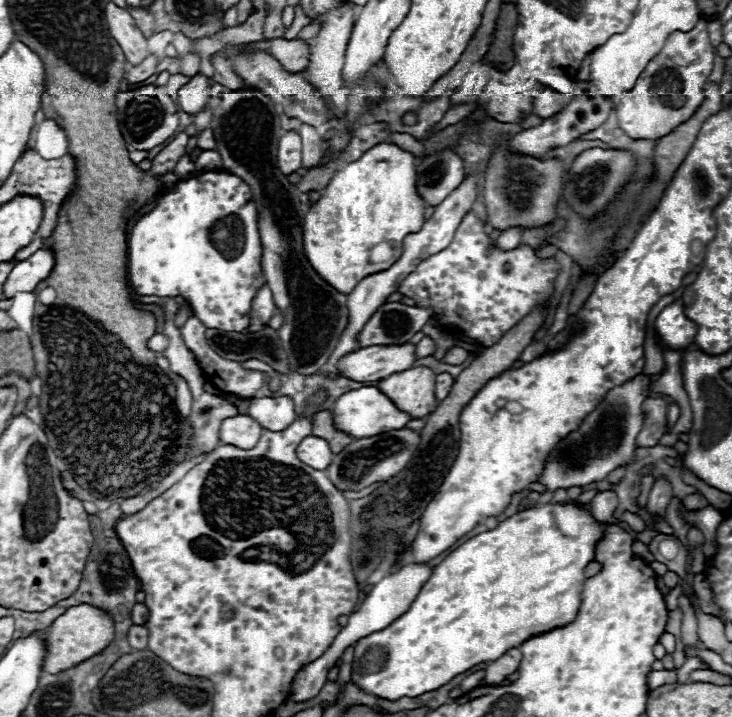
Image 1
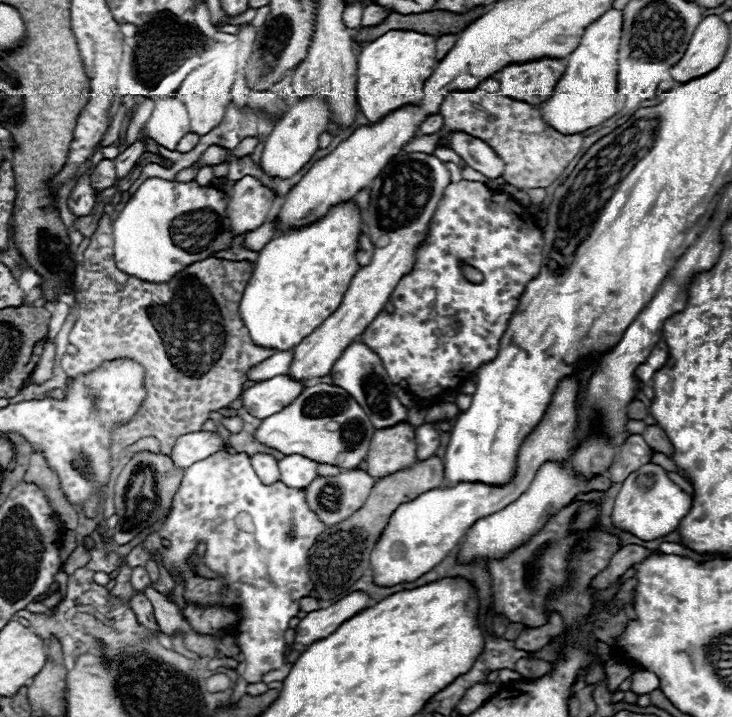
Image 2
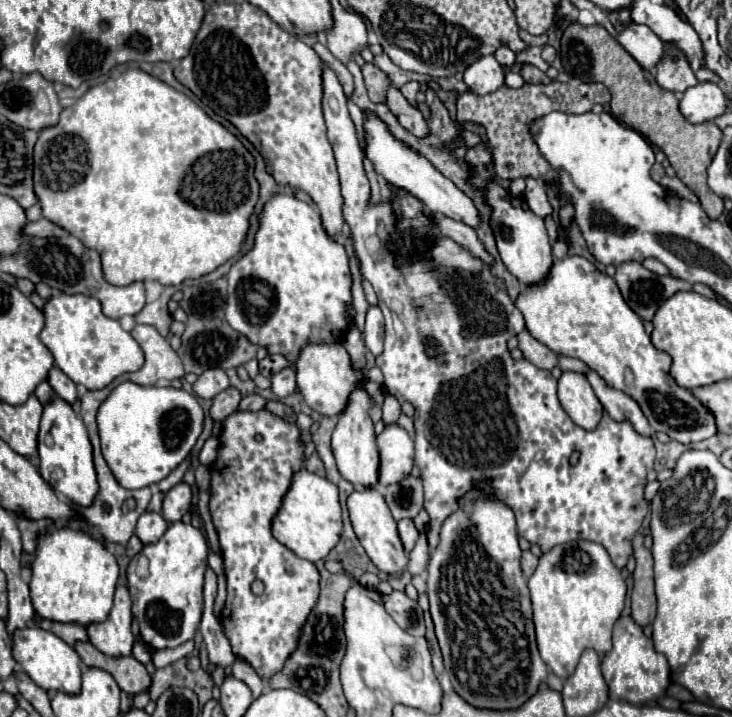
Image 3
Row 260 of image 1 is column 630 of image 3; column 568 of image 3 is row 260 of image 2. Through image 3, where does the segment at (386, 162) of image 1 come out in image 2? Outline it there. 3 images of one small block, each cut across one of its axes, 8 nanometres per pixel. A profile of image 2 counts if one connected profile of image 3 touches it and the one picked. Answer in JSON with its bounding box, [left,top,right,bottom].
[240,200,362,350]

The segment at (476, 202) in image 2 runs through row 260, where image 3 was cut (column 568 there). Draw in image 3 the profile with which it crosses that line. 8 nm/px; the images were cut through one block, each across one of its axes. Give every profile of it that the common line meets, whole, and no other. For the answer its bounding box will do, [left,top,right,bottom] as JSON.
[322,64,656,568]

